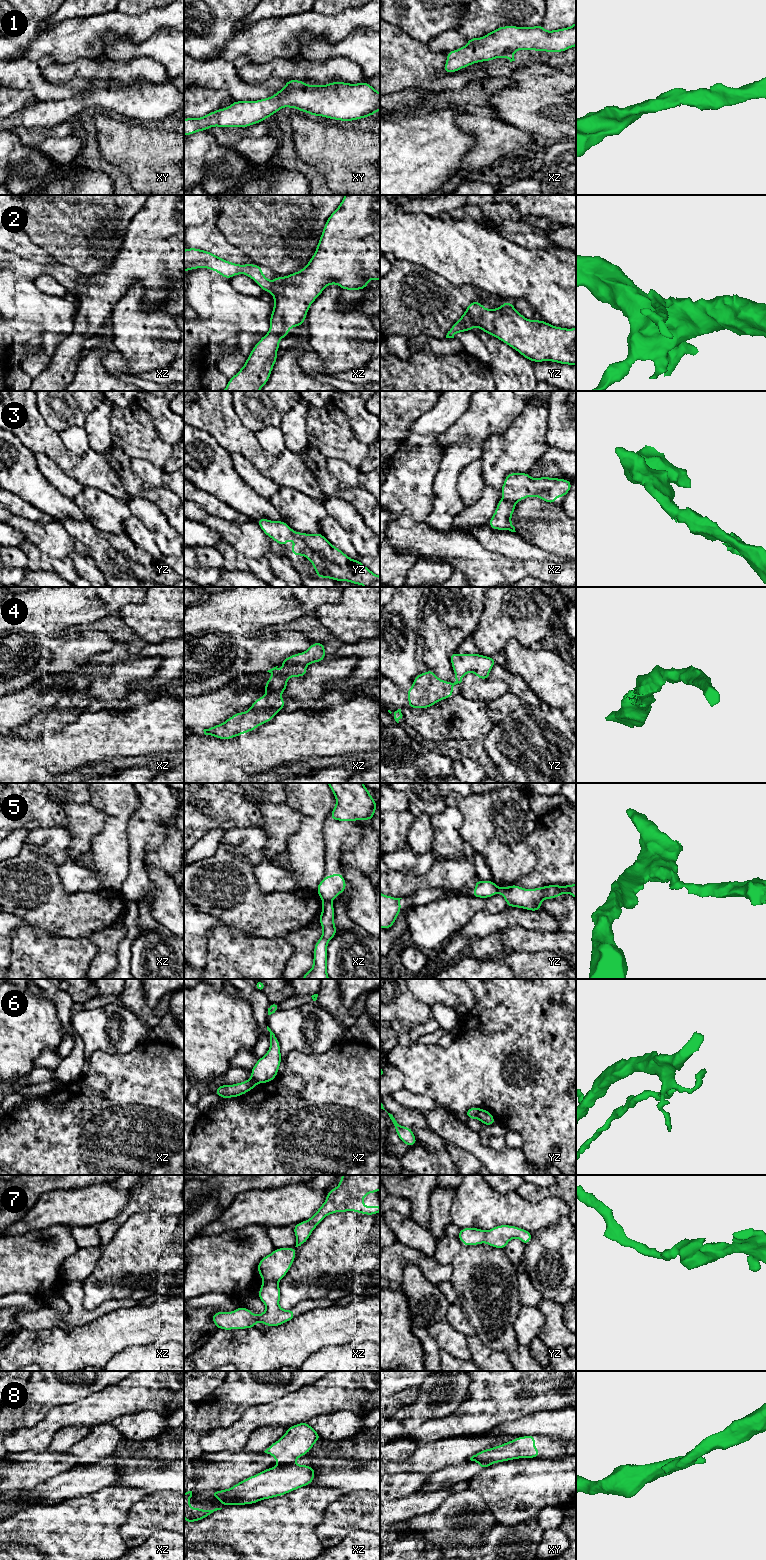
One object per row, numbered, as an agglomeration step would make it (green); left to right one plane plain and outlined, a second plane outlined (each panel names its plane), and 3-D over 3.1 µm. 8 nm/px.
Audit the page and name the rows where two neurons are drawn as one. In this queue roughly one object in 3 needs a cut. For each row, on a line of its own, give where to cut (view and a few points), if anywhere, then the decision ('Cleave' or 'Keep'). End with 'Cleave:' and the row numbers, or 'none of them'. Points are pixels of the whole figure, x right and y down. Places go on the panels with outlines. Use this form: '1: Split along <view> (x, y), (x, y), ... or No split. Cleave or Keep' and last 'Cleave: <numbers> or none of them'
1: No split. Keep
2: No split. Keep
3: No split. Keep
4: No split. Keep
5: Split along xz (323, 900), (330, 902). Cleave
6: Split along yz (481, 1109), (478, 1118). Cleave
7: Split along xz (264, 1279), (277, 1281). Cleave
8: Split along xz (294, 1463), (280, 1466). Cleave
Cleave: 5, 6, 7, 8

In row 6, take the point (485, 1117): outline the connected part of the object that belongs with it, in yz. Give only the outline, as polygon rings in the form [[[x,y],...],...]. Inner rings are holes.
[[[481,1109],[480,1110],[480,1114],[479,1114],[479,1120],[484,1124],[484,1125],[487,1125],[487,1126],[491,1126],[493,1125],[494,1123],[496,1123],[493,1115],[487,1111],[487,1110],[484,1110],[484,1109]]]

